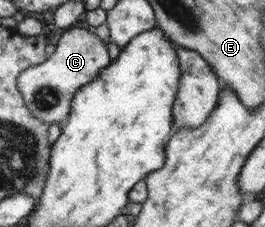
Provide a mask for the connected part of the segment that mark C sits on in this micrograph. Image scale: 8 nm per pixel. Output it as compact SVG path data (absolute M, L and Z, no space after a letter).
M74 28L63 30L55 49L43 63L29 66L19 74L19 91L23 91L23 101L35 119L52 123L65 123L69 117L70 106L77 91L94 81L99 73L109 65L105 45L99 37L89 33L89 29Z

